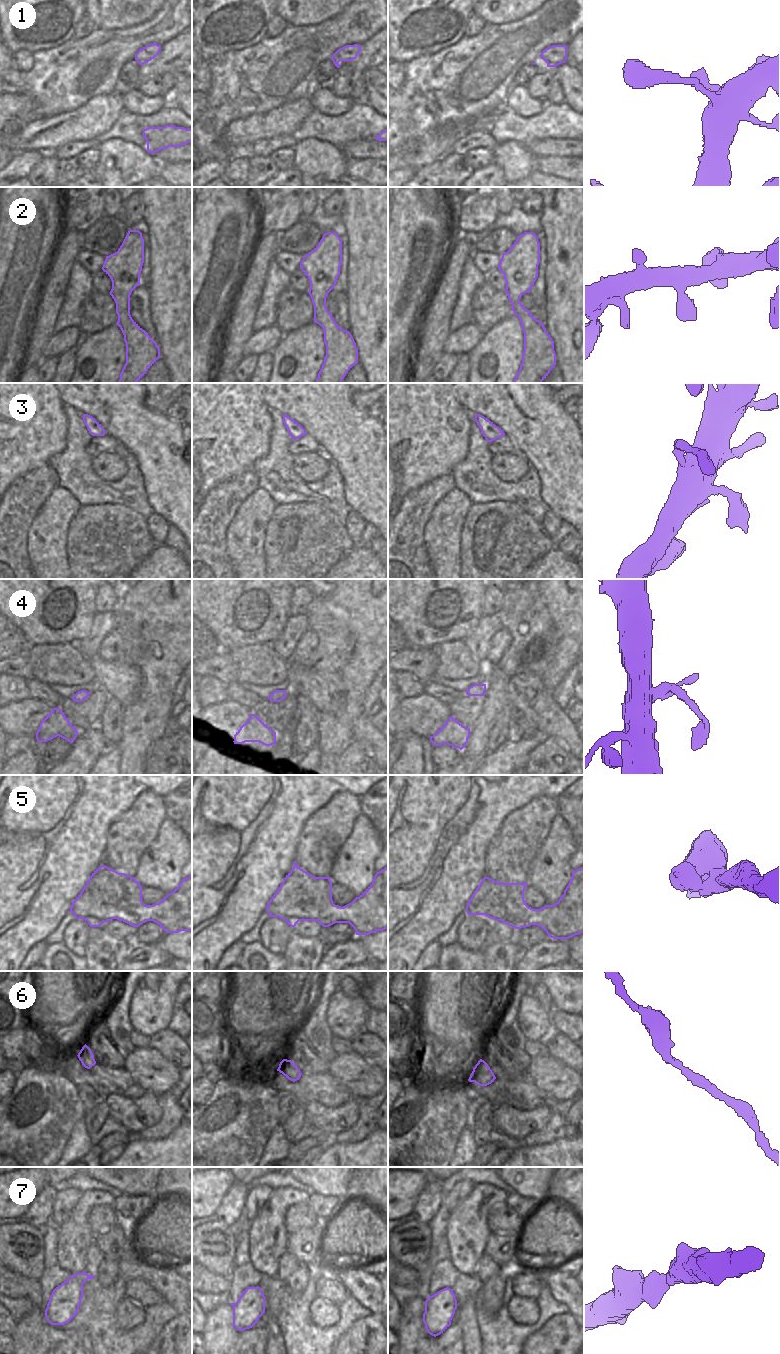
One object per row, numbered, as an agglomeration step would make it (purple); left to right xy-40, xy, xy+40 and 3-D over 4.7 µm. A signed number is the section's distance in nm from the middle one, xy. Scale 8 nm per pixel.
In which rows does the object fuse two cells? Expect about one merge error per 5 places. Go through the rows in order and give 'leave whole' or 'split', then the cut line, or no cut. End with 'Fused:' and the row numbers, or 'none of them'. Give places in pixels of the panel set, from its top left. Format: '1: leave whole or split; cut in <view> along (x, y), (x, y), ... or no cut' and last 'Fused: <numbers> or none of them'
1: leave whole; no cut
2: leave whole; no cut
3: leave whole; no cut
4: leave whole; no cut
5: leave whole; no cut
6: leave whole; no cut
7: leave whole; no cut
Fused: none of them

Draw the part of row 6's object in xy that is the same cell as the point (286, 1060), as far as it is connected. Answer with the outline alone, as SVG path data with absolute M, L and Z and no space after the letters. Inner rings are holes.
M283 1059L280 1062L277 1071L282 1073L286 1078L293 1082L299 1080L302 1075L298 1066L294 1064L291 1060L287 1059Z

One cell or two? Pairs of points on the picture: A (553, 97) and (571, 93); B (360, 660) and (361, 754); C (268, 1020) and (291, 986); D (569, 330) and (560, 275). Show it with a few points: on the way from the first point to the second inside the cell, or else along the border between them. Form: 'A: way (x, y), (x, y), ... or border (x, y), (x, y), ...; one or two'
A: border (554, 75), (560, 84), (565, 100); two
B: border (353, 739), (337, 757); two
C: way (271, 1012), (276, 1006), (276, 1001), (283, 994); one
D: way (569, 316), (569, 289); one

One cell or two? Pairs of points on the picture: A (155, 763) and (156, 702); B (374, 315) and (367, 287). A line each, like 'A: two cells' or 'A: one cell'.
A: two cells
B: one cell

